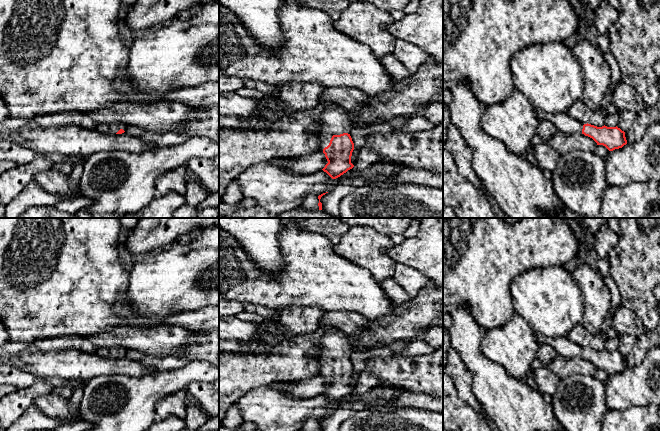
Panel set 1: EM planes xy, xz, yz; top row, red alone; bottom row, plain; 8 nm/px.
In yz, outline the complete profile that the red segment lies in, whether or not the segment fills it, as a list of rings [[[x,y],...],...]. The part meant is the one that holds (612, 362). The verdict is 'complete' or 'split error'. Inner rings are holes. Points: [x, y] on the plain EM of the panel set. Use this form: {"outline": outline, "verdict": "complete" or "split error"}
{"outline": [[[536,332],[538,344],[547,344],[553,347],[558,355],[568,358],[582,357],[592,362],[597,369],[605,370],[609,375],[622,372],[627,368],[625,356],[616,351],[597,351],[591,348],[582,348],[578,344],[573,343],[568,337],[545,337]]], "verdict": "split error"}

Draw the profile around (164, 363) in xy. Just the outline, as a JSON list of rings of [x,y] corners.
[[[184,355],[164,357],[148,356],[141,361],[147,366],[152,366],[158,372],[177,369],[190,363],[190,359]]]

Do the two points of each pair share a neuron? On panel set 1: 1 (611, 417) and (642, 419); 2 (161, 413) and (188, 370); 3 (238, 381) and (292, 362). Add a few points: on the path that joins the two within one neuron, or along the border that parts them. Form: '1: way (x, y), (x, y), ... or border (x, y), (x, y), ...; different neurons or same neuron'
1: way (619, 419), (634, 419); same neuron
2: border (186, 389), (181, 389), (167, 395), (155, 407); different neurons
3: way (251, 368), (279, 363); same neuron

